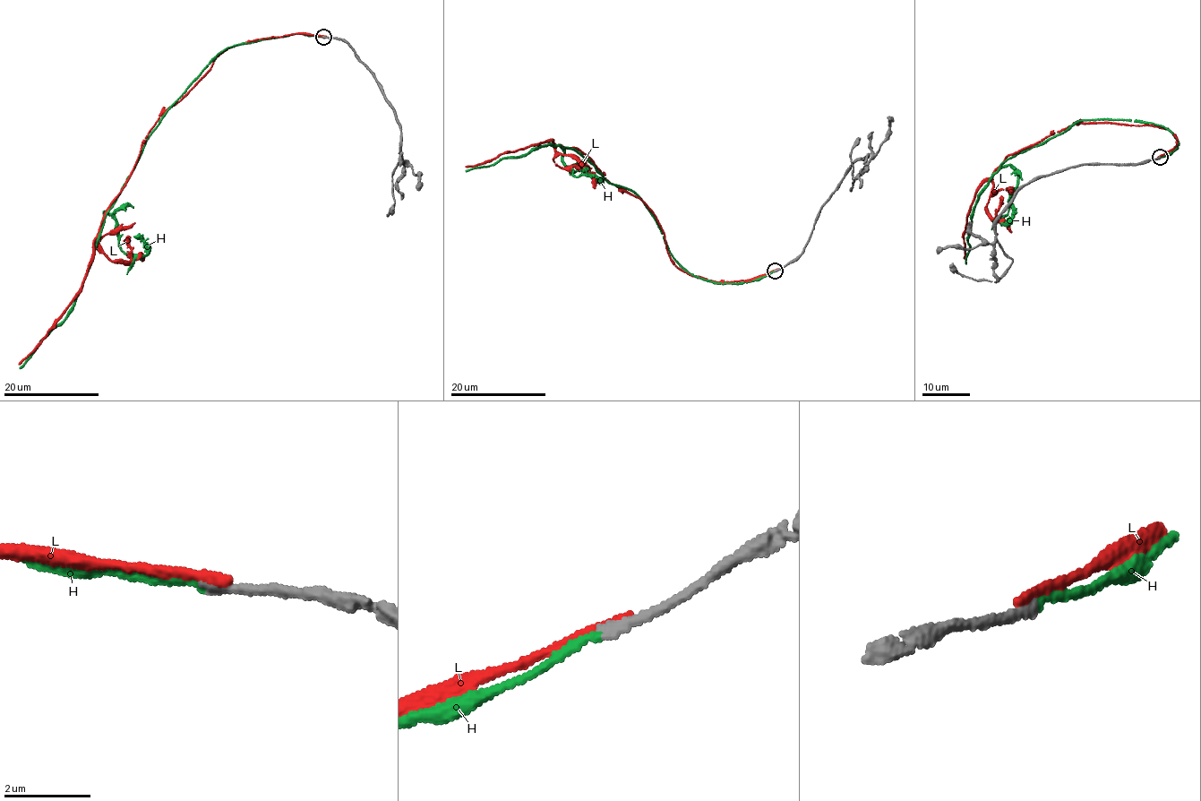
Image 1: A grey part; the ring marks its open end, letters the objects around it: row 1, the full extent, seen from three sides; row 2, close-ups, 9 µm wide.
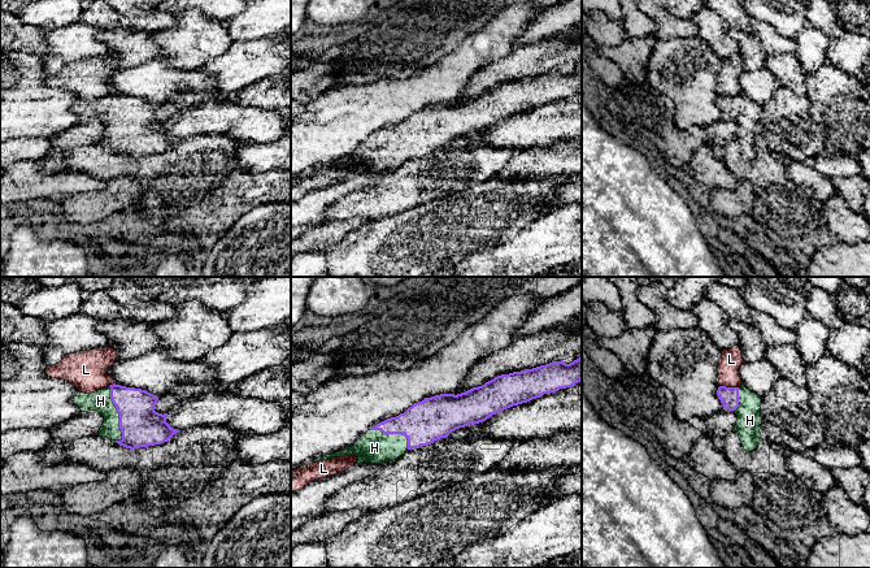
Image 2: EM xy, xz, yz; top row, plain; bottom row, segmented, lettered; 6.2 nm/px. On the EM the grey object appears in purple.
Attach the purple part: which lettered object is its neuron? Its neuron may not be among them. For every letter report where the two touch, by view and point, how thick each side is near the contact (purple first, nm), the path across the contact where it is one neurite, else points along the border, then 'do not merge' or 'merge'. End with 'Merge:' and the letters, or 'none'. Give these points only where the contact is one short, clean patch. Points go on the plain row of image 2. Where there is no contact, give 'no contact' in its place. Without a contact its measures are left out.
H: contact xy (118, 121); calibres 260 and 130 nm; merge
L: contact yz (729, 96); calibres 120 and 140 nm; do not merge
Merge: H

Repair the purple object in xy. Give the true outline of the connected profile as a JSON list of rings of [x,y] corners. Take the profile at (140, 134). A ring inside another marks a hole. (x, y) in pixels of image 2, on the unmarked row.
[[[110,94],[99,100],[78,101],[73,110],[82,121],[96,120],[104,126],[97,142],[130,159],[168,151],[180,139],[168,131],[168,122],[155,120],[158,105],[145,99]]]

